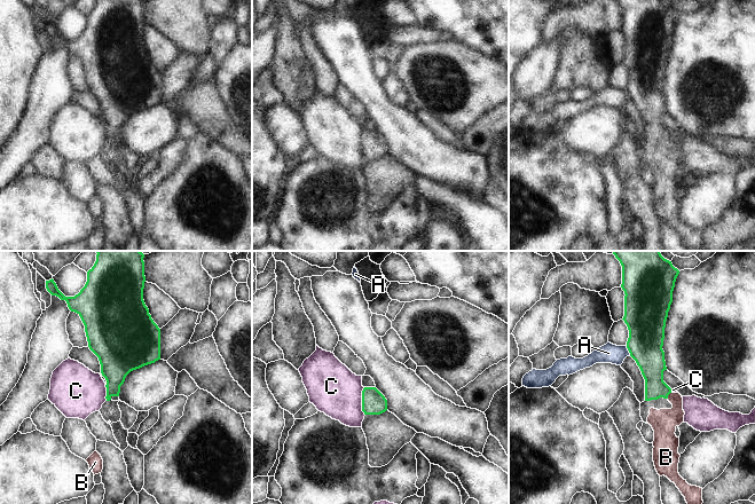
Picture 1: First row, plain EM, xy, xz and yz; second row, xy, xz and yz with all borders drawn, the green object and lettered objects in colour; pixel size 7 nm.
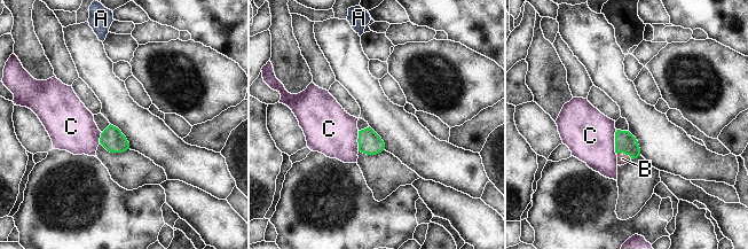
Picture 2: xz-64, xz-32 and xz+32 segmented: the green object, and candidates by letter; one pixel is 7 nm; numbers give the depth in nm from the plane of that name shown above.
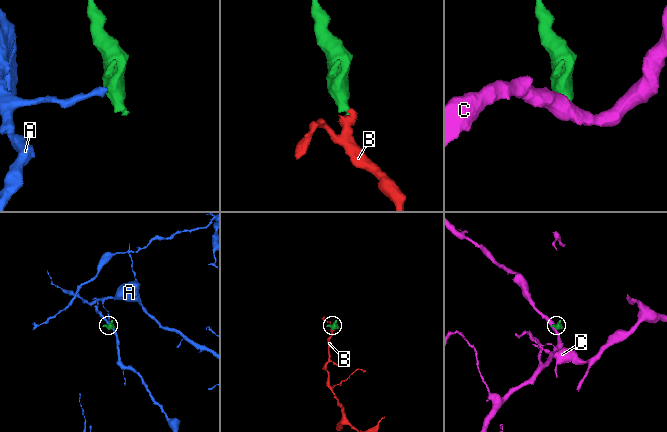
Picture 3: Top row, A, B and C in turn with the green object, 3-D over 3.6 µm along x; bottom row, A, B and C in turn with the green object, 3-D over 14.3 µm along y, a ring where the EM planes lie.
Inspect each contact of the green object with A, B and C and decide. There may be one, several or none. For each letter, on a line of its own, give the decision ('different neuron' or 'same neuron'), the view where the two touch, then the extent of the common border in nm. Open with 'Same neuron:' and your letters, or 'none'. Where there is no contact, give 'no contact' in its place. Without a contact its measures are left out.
Same neuron: B
A: different neuron; meets green in yz; contact 80 nm long
B: same neuron; meets green in yz; contact 50 nm long
C: different neuron; meets green in xz; contact 200 nm long

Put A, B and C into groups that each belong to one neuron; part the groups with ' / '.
A / B / C

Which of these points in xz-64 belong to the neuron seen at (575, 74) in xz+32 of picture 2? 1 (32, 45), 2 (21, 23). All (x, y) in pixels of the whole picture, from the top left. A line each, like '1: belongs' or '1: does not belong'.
1: does not belong
2: does not belong

